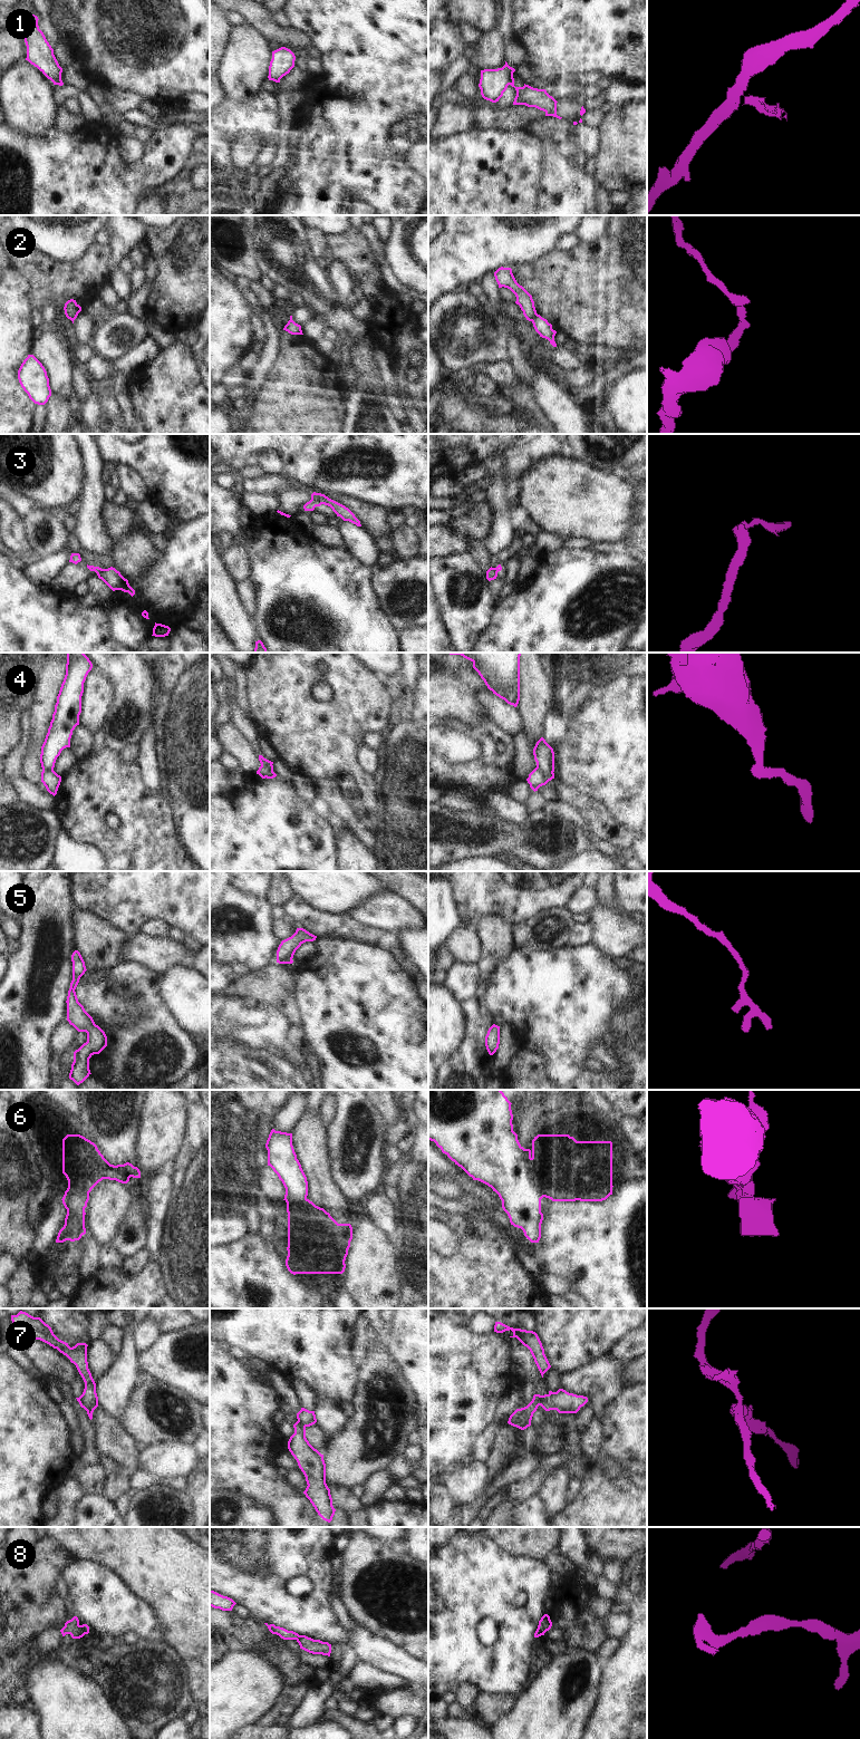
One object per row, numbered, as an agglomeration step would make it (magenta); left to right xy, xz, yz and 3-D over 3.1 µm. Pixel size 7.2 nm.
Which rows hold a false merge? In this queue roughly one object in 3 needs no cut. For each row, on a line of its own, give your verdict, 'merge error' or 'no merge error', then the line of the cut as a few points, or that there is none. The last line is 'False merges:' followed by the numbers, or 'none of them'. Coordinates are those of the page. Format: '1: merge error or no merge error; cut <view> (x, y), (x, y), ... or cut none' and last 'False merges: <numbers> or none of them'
1: merge error; cut yz (512, 77), (509, 84)
2: merge error; cut yz (537, 314), (531, 320)
3: merge error; cut xz (311, 499), (321, 503)
4: merge error; cut xz (262, 763), (268, 763), (271, 766), (271, 771), (266, 776)
5: no merge error; cut none
6: merge error; cut yz (531, 1158), (534, 1181), (543, 1196)
7: merge error; cut yz (542, 1395), (540, 1404)
8: merge error; cut xz (300, 1635), (297, 1640)
False merges: 1, 2, 3, 4, 6, 7, 8

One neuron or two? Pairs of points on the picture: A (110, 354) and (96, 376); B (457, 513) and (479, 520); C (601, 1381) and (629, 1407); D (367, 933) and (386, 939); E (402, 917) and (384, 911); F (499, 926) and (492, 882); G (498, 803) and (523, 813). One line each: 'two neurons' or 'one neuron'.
A: two neurons
B: two neurons
C: two neurons
D: one neuron
E: one neuron
F: two neurons
G: one neuron

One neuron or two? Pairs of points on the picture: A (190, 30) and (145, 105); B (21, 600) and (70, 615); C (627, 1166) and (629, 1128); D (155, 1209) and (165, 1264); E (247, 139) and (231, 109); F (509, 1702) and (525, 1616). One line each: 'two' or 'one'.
A: two
B: one
C: two
D: one
E: two
F: two

